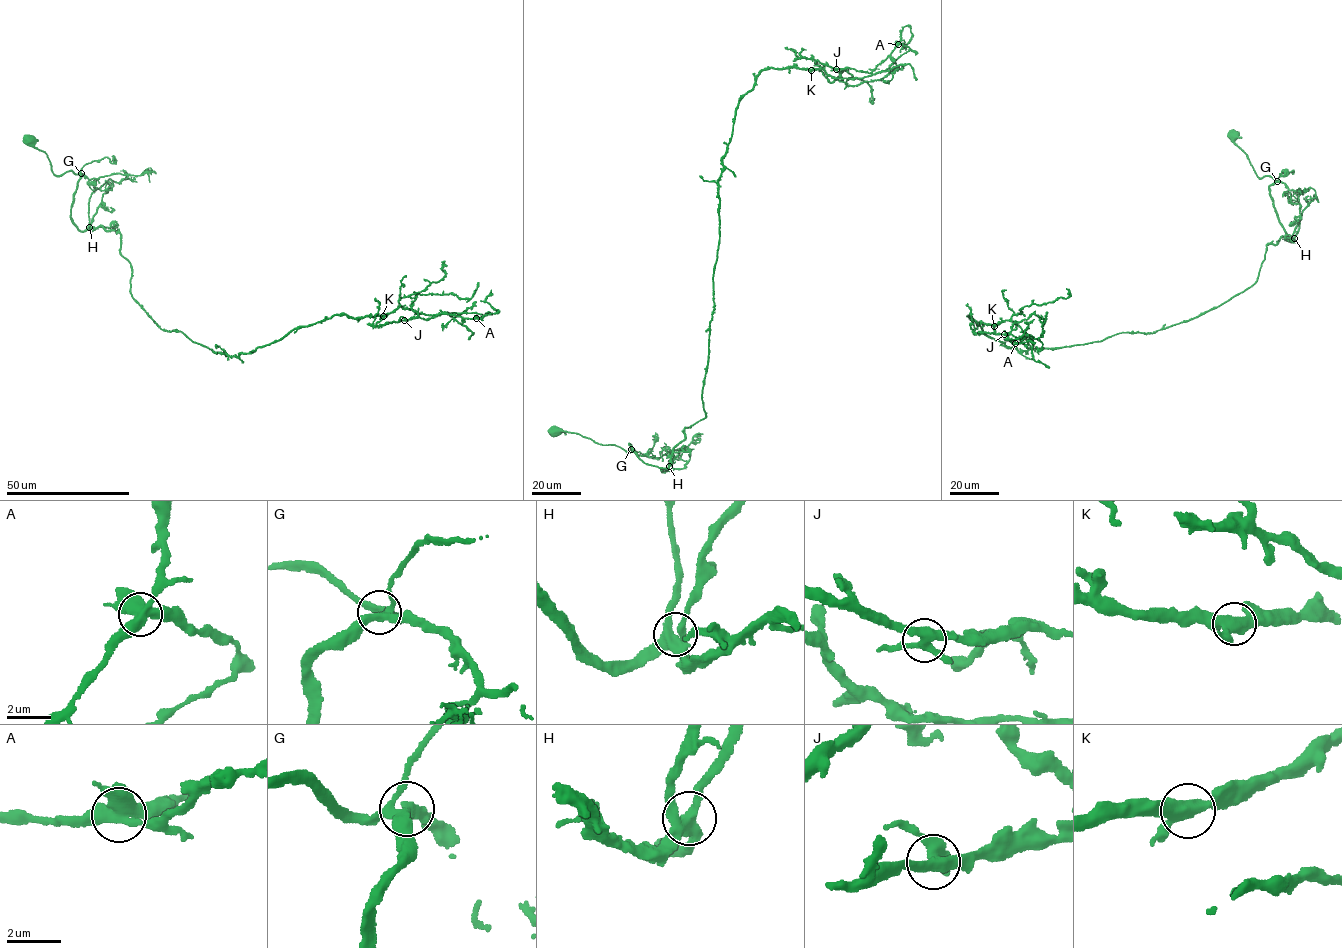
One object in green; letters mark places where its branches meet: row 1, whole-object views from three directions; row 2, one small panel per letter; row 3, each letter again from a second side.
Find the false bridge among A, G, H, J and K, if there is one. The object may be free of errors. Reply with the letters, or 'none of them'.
A

